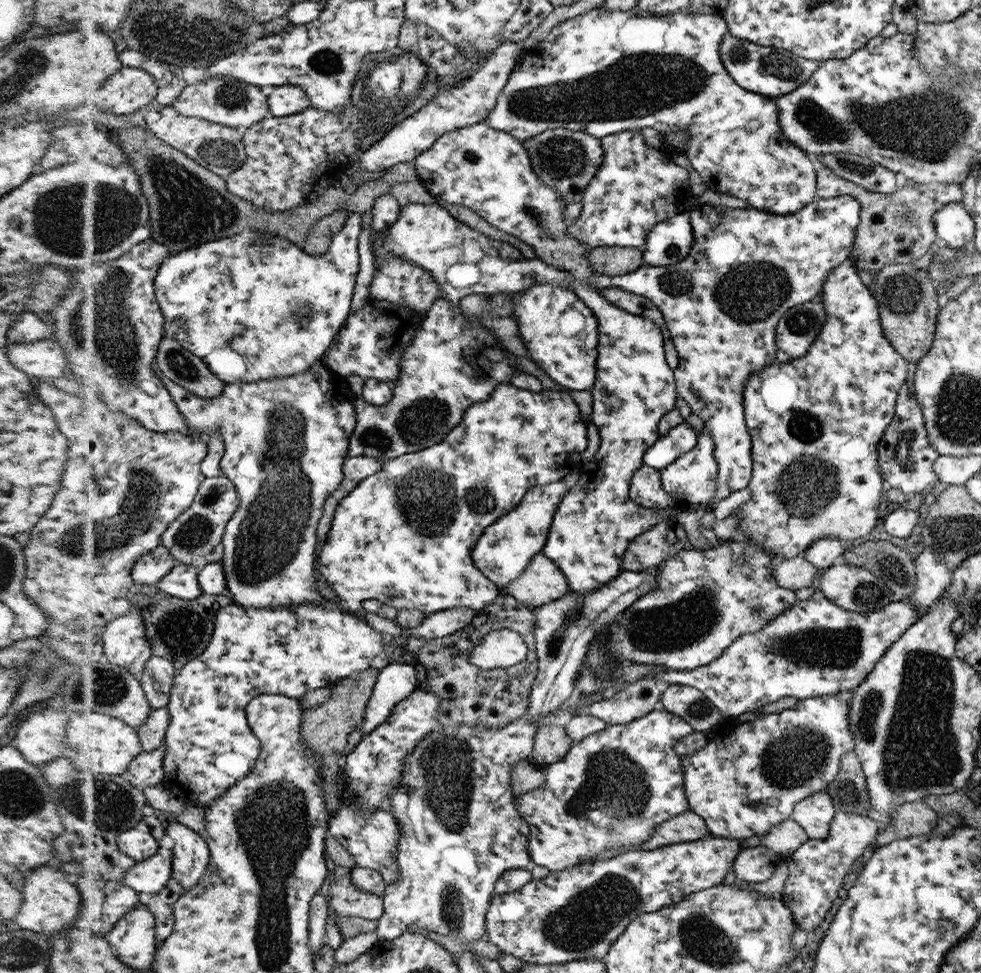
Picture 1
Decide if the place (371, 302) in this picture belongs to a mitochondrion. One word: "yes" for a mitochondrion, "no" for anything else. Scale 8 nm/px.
no

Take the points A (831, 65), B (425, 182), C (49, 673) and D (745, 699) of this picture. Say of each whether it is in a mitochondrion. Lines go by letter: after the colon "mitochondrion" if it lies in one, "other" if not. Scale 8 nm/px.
A: other
B: other
C: mitochondrion
D: other

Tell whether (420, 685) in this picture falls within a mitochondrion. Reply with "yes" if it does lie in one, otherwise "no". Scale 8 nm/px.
no

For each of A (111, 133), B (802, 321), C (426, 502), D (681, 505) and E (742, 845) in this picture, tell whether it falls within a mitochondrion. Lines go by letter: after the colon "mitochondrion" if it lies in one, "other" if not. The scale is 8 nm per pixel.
A: other
B: mitochondrion
C: mitochondrion
D: other
E: other

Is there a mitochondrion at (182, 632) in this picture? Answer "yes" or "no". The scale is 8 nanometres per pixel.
yes

